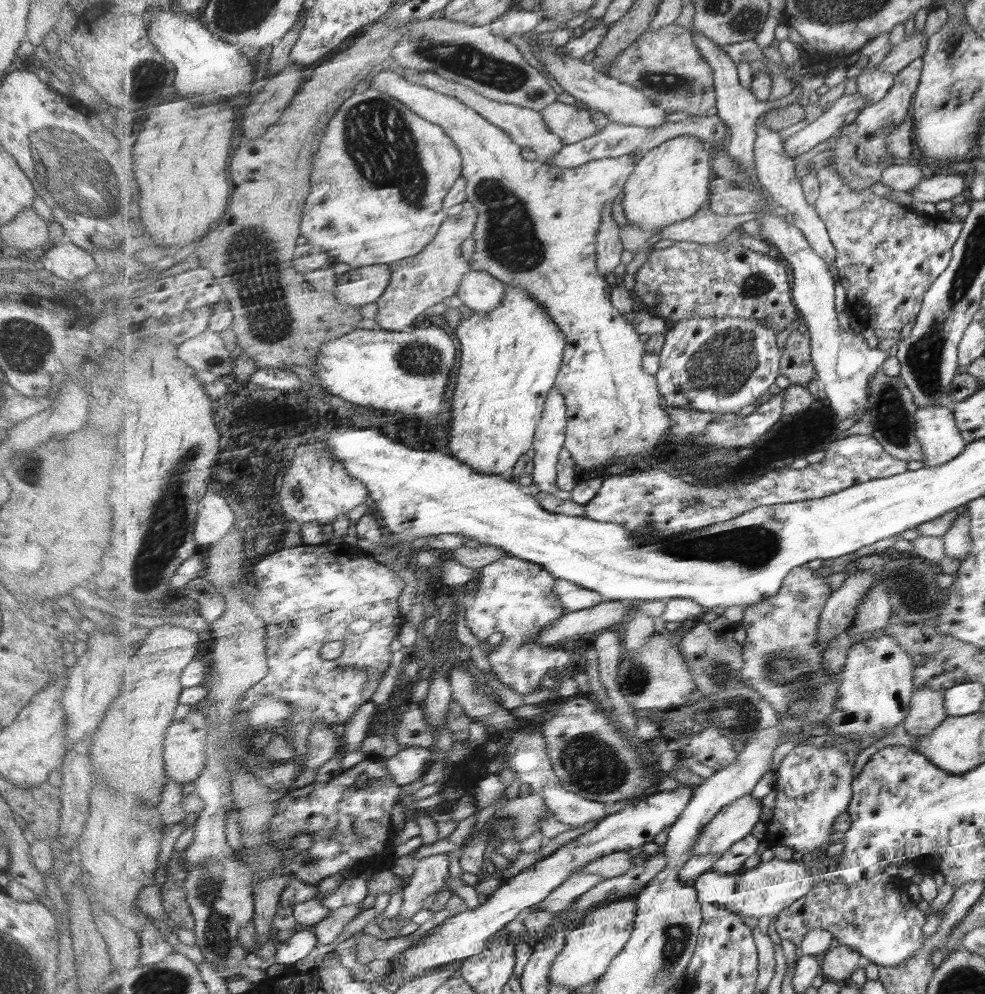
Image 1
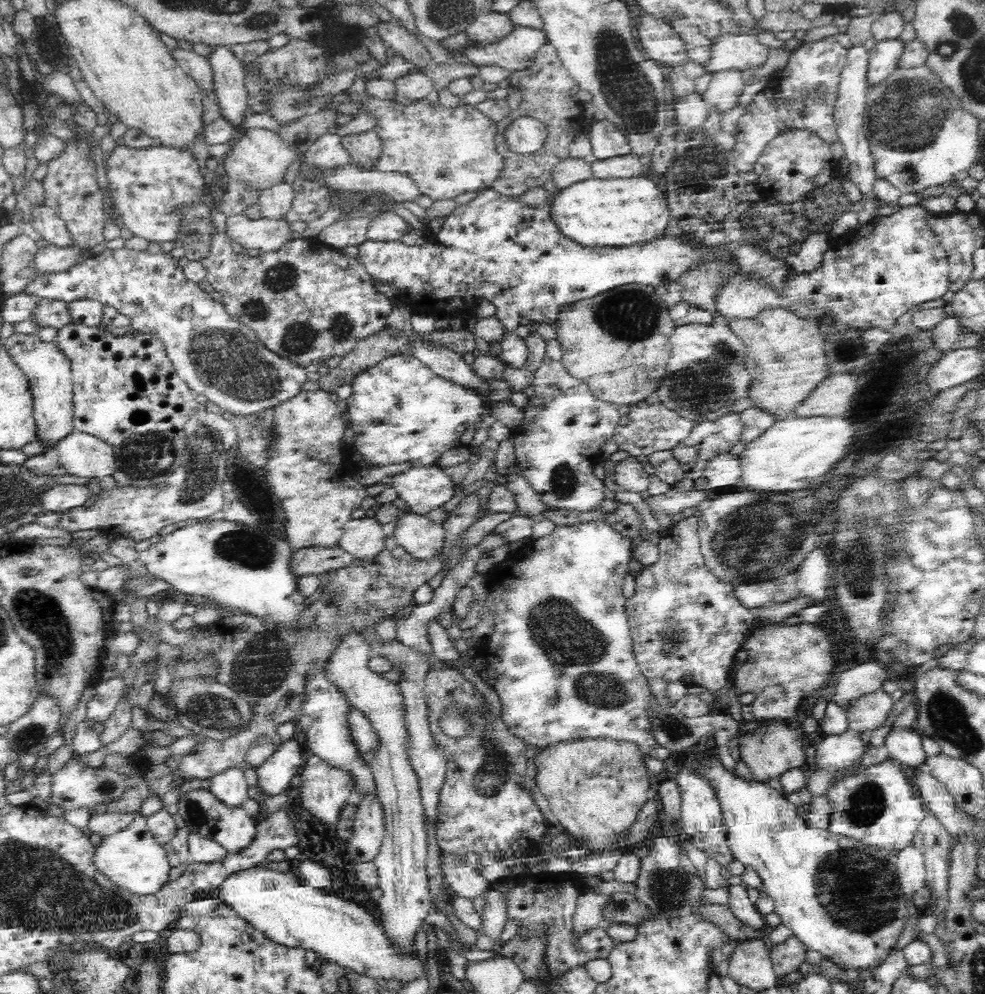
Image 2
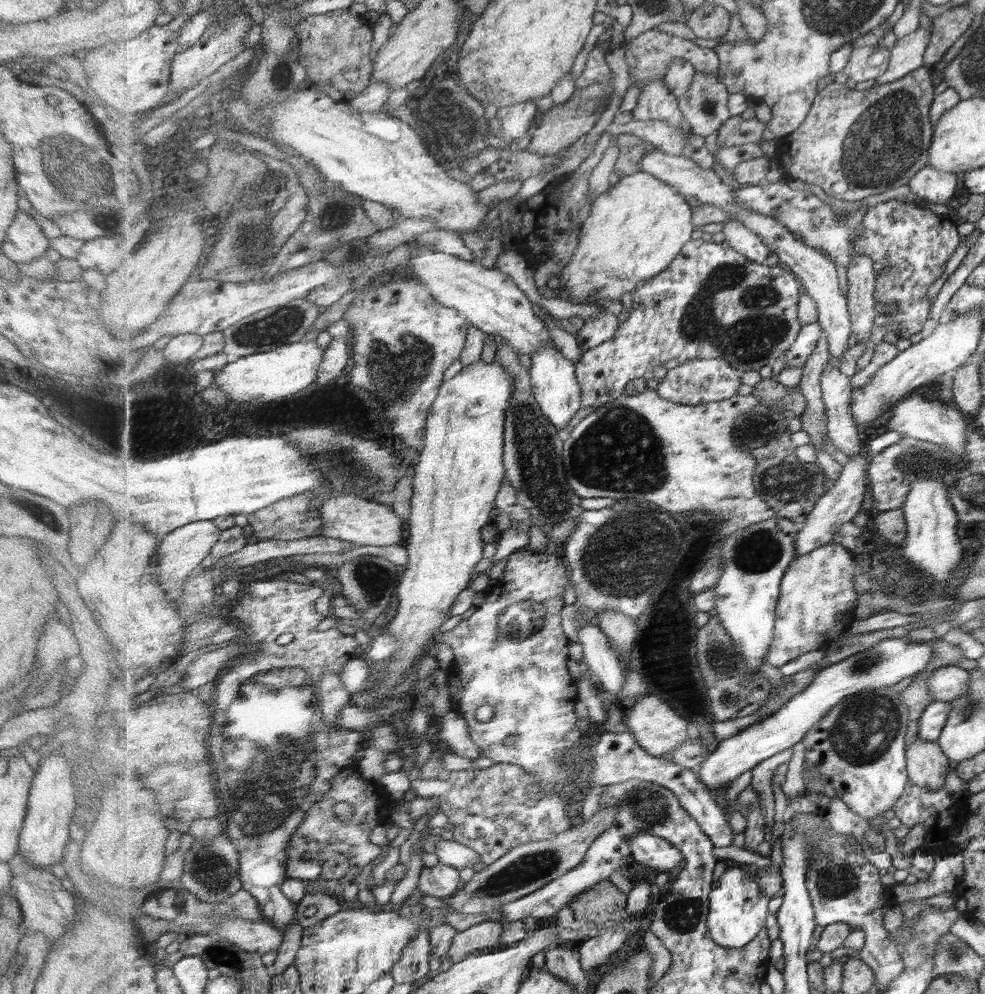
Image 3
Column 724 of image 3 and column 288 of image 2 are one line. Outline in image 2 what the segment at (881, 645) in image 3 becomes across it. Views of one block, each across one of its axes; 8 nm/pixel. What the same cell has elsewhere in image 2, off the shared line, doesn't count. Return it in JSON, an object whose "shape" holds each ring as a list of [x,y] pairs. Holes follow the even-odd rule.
{"shape":[[[293,738],[260,768],[256,769],[258,787],[264,796],[280,796],[288,791],[302,772],[305,751]]]}

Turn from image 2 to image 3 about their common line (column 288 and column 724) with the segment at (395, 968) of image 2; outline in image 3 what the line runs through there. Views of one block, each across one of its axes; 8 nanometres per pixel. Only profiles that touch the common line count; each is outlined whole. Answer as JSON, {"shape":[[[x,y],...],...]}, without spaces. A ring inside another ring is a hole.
{"shape":[[[730,864],[711,892],[709,932],[713,940],[731,949],[750,944],[765,928],[765,920],[769,916],[769,902],[771,898],[767,897],[761,891],[759,883],[755,882],[755,874],[748,872],[744,866]]]}

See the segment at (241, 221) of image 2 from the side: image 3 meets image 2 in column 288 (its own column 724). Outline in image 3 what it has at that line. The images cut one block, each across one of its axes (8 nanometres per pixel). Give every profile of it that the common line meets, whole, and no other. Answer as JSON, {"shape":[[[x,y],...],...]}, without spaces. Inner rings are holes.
{"shape":[[[731,219],[723,223],[722,232],[724,242],[729,243],[740,254],[763,265],[780,265],[781,259],[764,240],[751,229],[748,229],[743,222]]]}

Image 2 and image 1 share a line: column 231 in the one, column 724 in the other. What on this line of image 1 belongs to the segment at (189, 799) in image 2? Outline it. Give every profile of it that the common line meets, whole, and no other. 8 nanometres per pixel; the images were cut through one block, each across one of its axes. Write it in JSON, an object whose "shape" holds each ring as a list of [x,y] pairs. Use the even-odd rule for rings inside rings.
{"shape":[[[747,794],[735,800],[730,806],[725,806],[721,813],[705,828],[705,831],[697,838],[697,844],[693,846],[693,856],[707,853],[725,854],[735,843],[741,842],[751,835],[753,828],[762,822],[762,813],[765,810],[765,801],[755,798],[753,794]]]}

